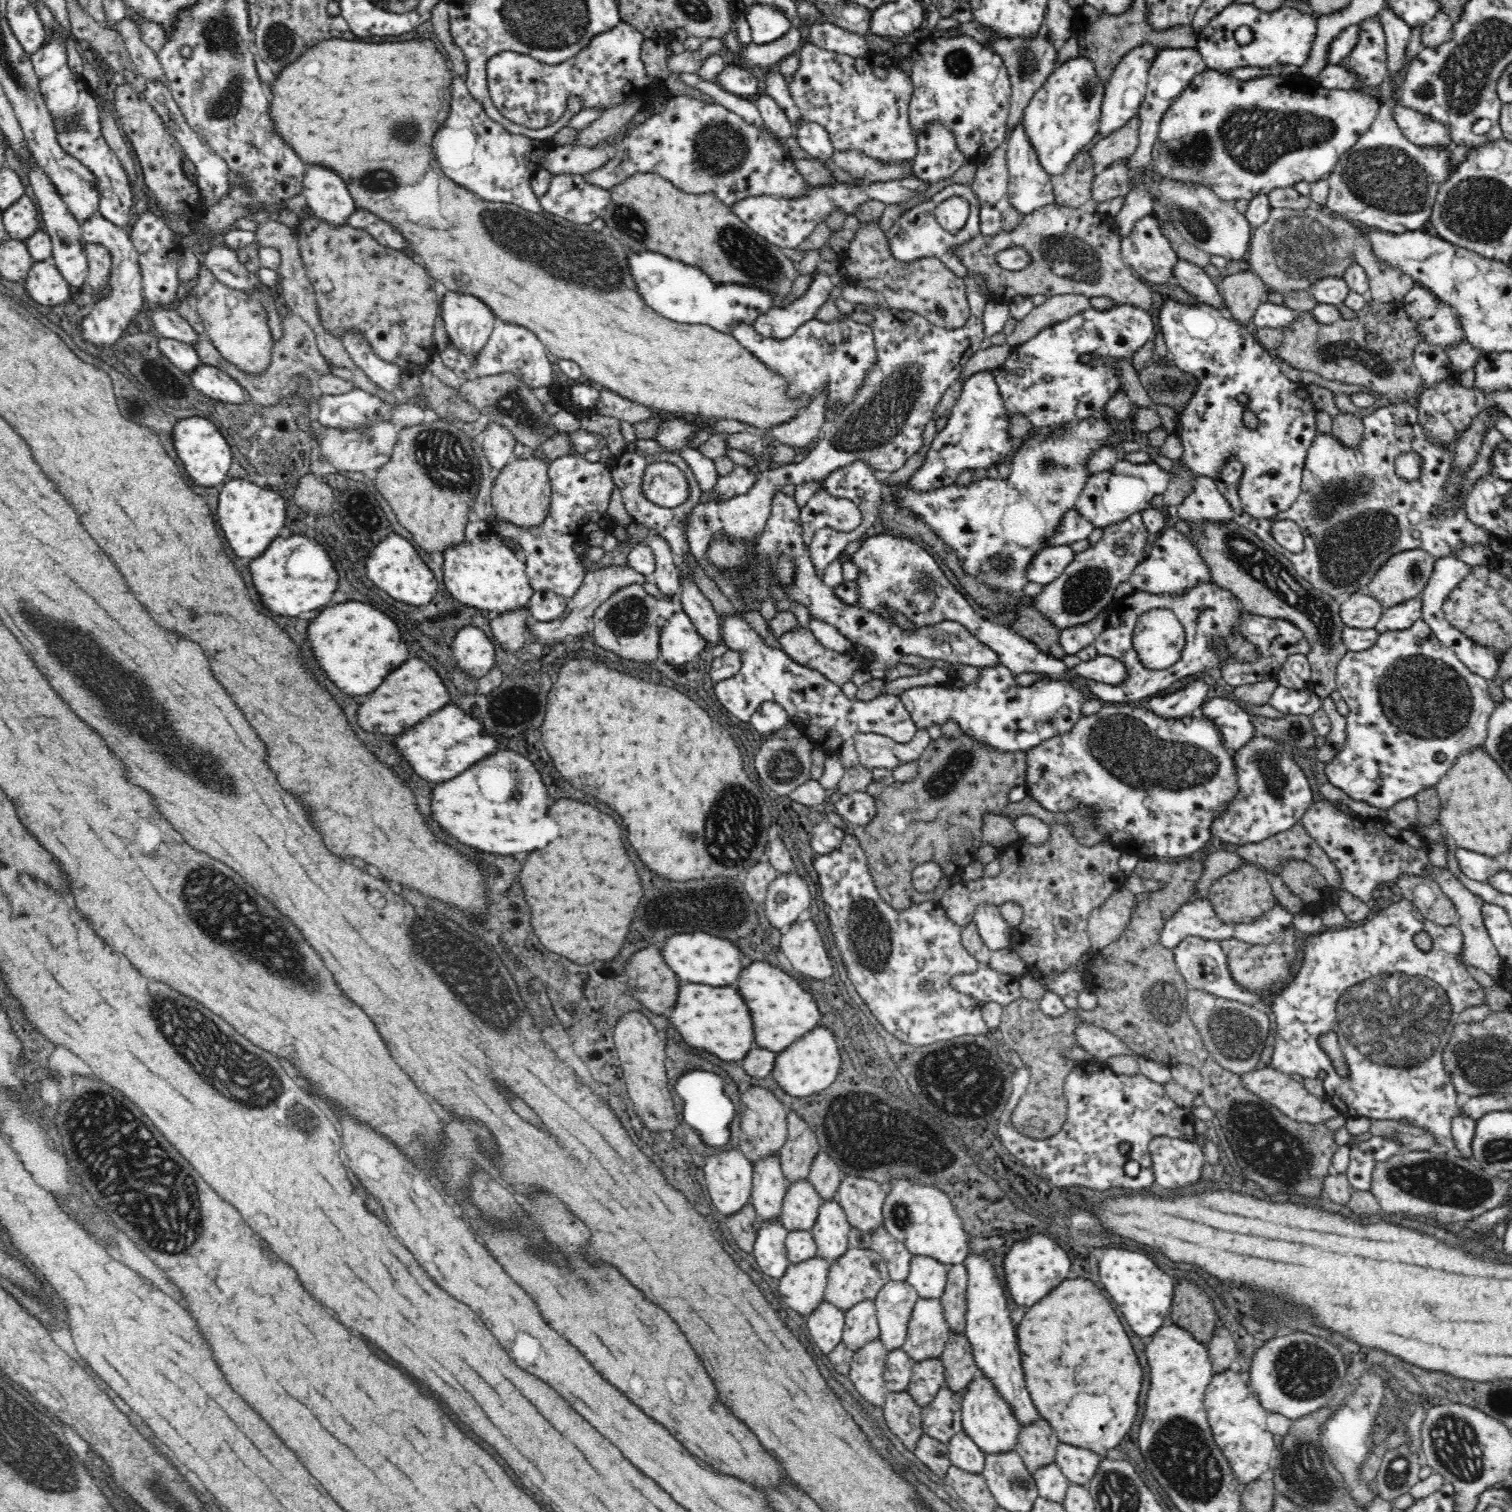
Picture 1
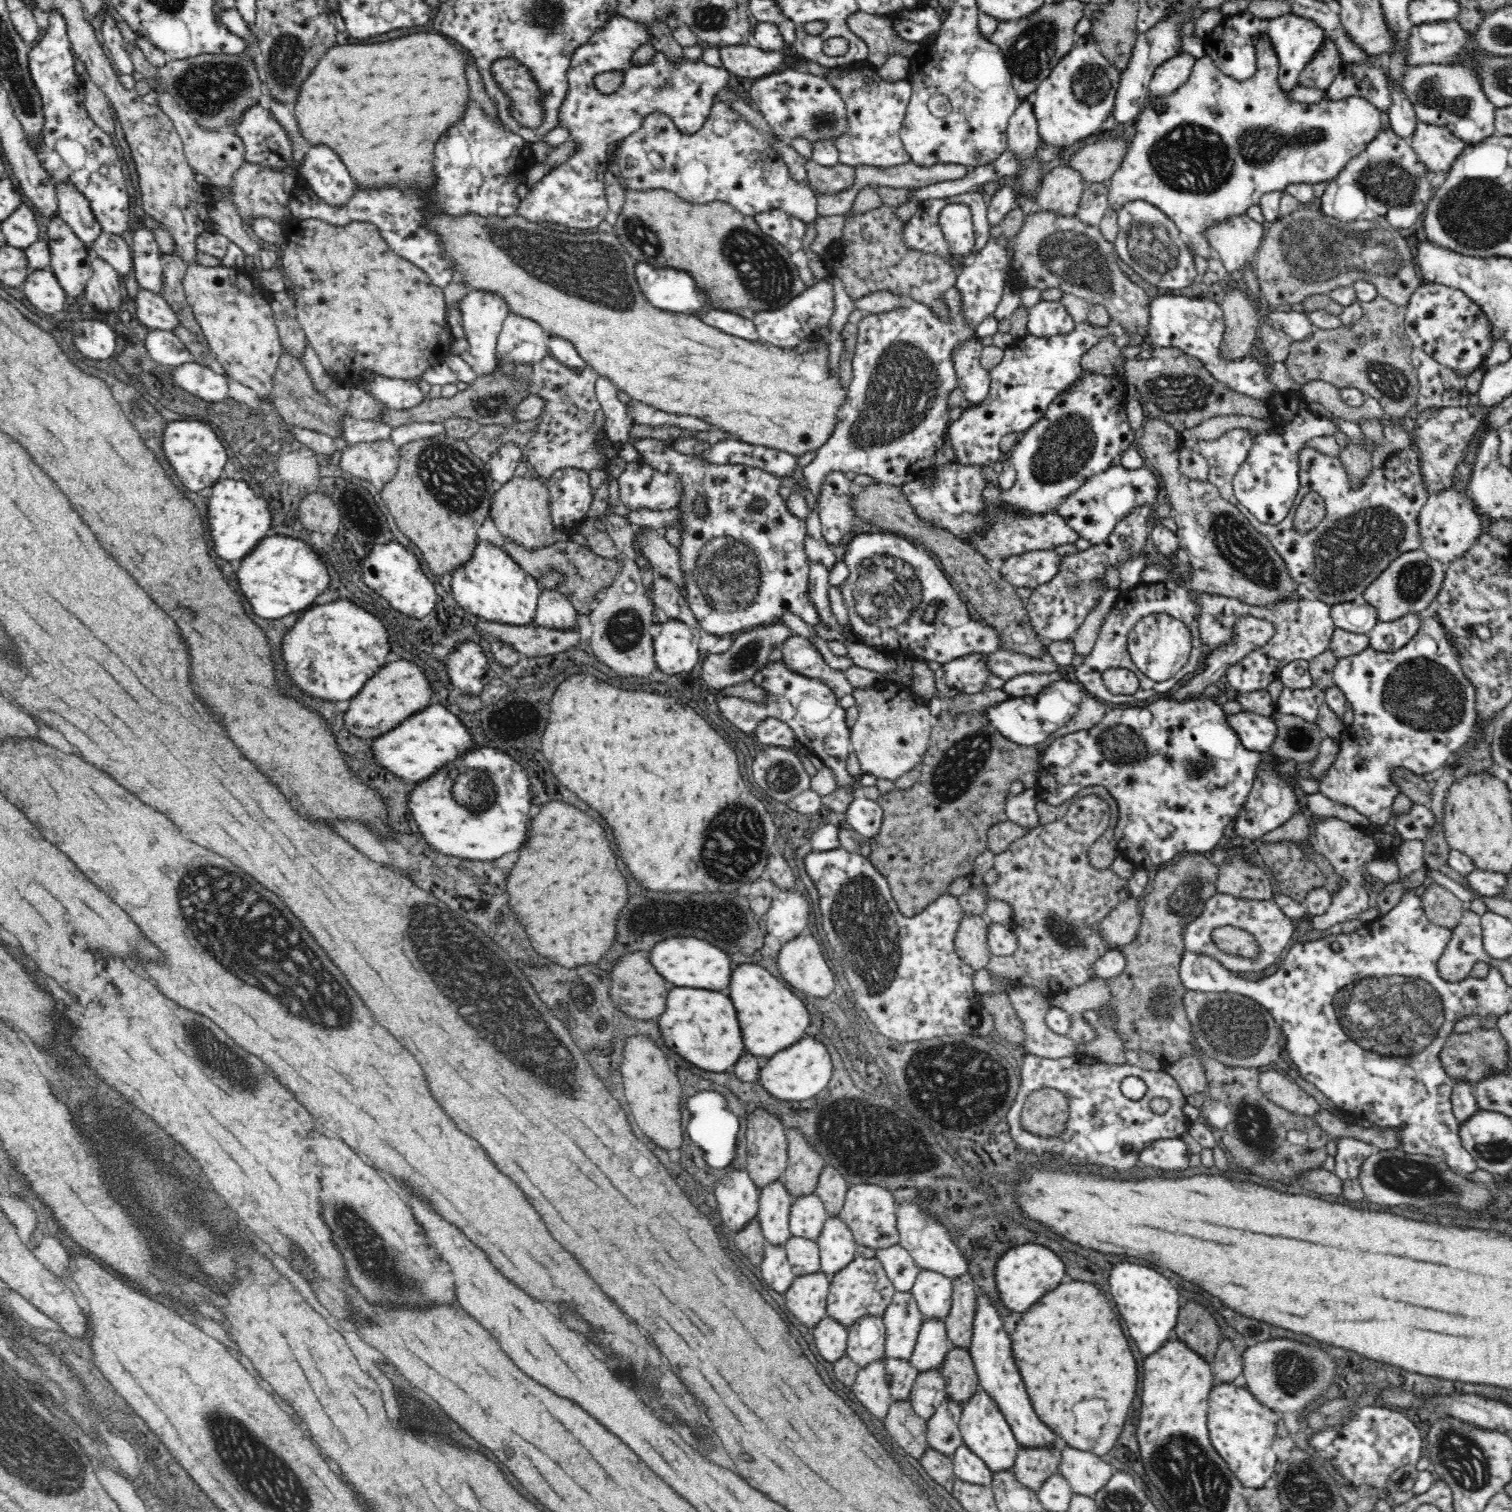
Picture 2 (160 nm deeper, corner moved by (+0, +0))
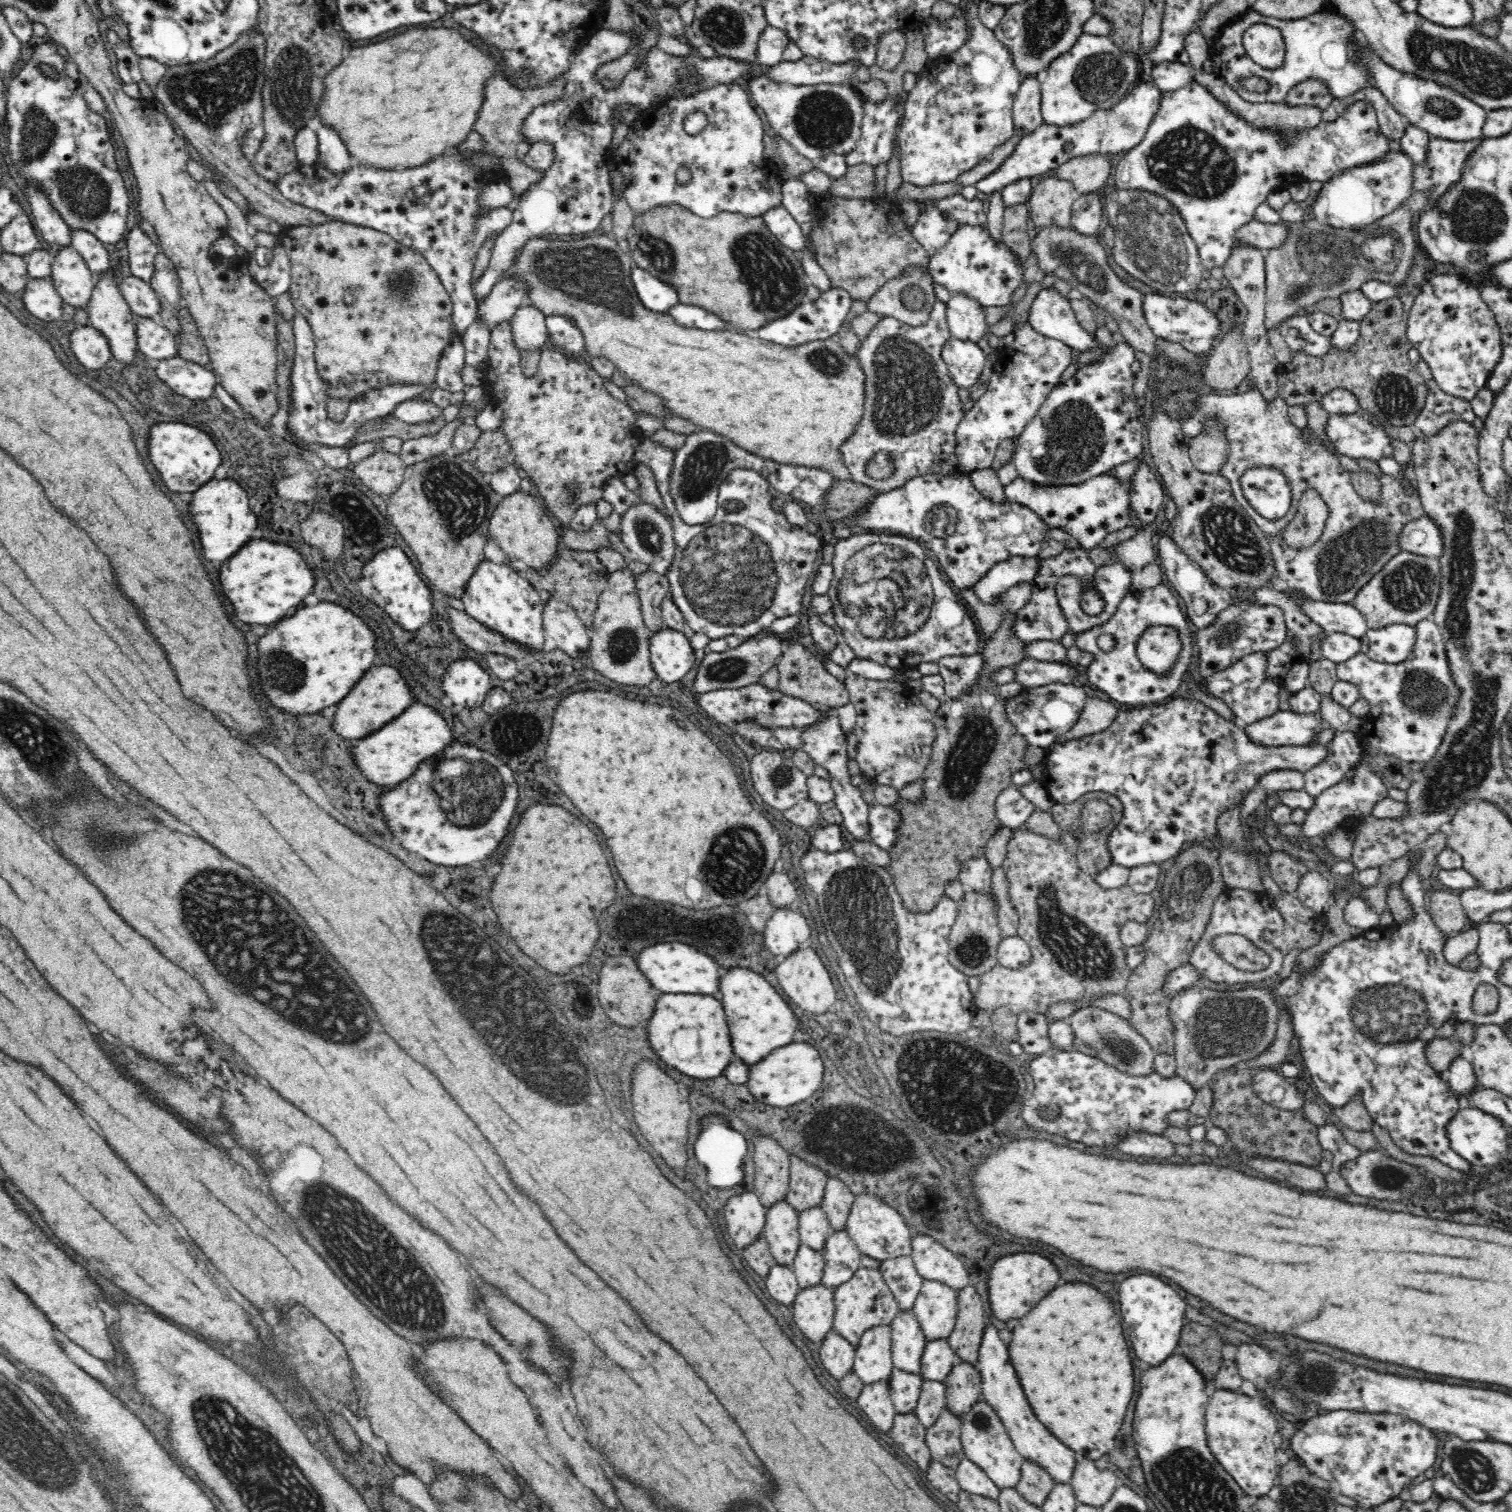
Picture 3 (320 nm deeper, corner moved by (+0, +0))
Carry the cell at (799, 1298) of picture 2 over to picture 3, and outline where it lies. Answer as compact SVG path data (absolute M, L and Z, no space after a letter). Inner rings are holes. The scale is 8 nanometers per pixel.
M819 1285L802 1289L794 1300L793 1318L804 1337L821 1344L834 1329L835 1290Z

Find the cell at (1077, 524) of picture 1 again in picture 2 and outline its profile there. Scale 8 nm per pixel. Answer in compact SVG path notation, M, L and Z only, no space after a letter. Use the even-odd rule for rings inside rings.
M958 462L940 464L938 468L934 467L930 474L900 486L900 491L910 503L912 511L924 523L944 529L964 541L966 545L972 545L994 566L1009 556L1035 550L1053 550L1060 544L1073 544L1078 540L1078 533L1054 512L1034 513L1015 508L1011 504L1005 506L985 500L983 490L986 484L982 470L978 465L964 466Z

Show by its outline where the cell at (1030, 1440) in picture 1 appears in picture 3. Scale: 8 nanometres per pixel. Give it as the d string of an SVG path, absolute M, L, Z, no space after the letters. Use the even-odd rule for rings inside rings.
M1024 1461L1021 1468L1021 1479L1016 1489L1024 1500L1036 1507L1041 1507L1054 1488L1054 1481L1046 1469L1036 1463Z

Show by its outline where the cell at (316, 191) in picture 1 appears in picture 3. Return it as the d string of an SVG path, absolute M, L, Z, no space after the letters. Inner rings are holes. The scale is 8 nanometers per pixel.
M322 126L318 130L319 153L322 165L335 174L346 172L350 168L350 152L340 142L338 132L330 126Z

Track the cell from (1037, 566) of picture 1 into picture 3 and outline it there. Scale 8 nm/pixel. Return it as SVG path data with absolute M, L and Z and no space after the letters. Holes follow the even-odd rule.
M1013 556L999 562L971 589L984 604L995 604L1012 586L1018 585L1023 580L1034 580L1039 570L1038 559L1038 556L1030 558Z

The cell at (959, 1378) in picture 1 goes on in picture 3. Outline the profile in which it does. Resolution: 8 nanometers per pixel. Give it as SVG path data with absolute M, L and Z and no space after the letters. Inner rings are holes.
M962 1361L955 1365L944 1383L947 1410L960 1418L982 1400L981 1374L970 1363Z

